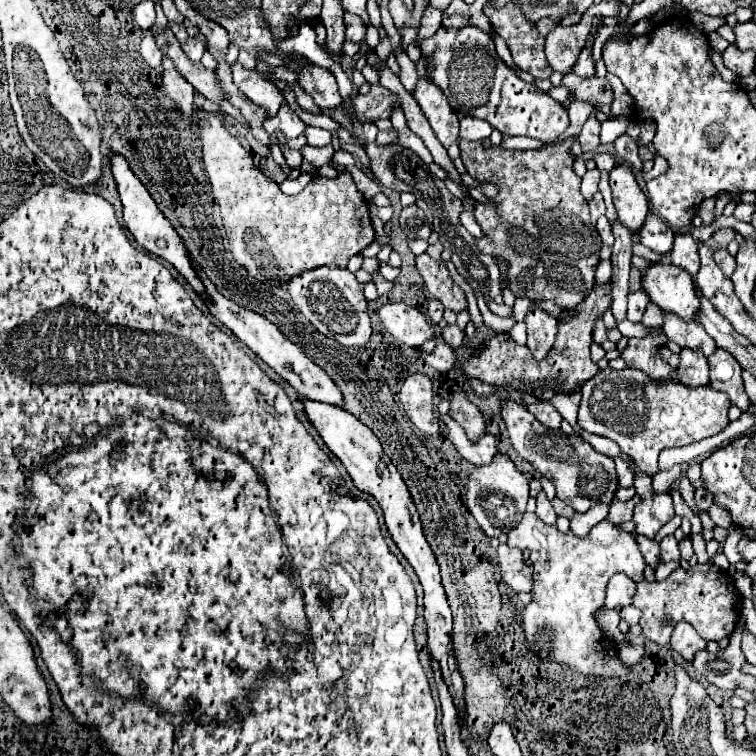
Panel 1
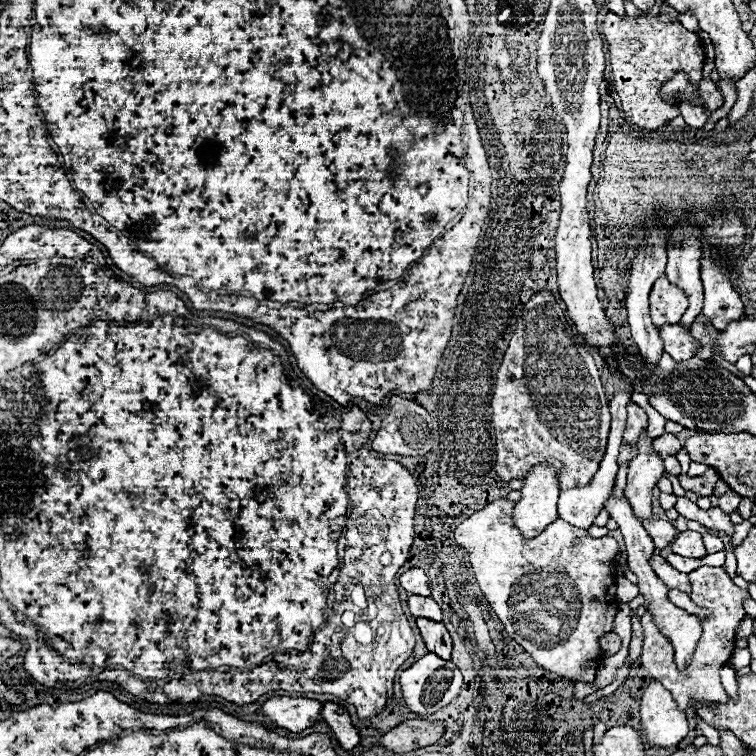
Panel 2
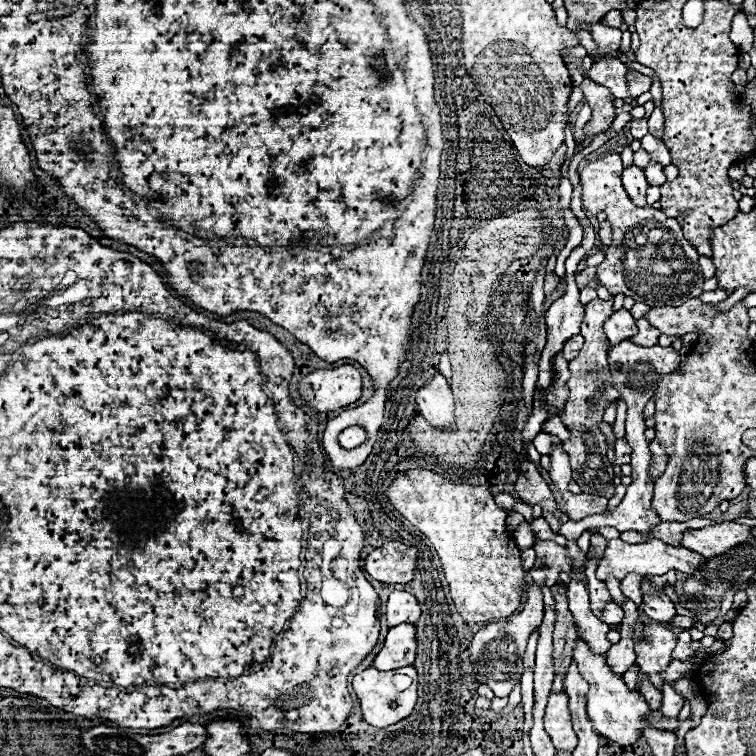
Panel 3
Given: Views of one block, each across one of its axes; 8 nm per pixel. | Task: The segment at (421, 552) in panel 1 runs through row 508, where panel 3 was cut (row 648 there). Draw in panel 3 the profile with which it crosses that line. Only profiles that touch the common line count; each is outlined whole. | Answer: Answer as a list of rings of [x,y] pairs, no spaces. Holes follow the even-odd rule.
[[[398,624],[390,628],[380,654],[374,658],[374,668],[402,668],[416,660],[416,628],[414,624]]]

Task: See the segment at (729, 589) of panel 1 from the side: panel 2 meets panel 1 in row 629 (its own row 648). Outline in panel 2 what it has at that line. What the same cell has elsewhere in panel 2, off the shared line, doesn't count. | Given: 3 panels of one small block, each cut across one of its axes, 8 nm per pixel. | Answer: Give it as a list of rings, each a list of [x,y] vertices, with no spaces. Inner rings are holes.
[[[700,566],[696,570],[692,570],[690,574],[690,584],[692,590],[688,592],[690,600],[708,610],[708,616],[700,620],[702,624],[702,638],[692,654],[690,664],[680,670],[674,664],[674,648],[670,644],[670,640],[658,630],[658,626],[652,620],[650,612],[644,612],[640,622],[642,622],[642,630],[644,630],[644,642],[642,642],[642,656],[640,656],[640,666],[646,668],[646,672],[652,676],[652,680],[660,682],[666,690],[672,692],[676,706],[680,708],[680,712],[688,712],[690,708],[694,708],[694,704],[708,704],[708,702],[728,702],[728,694],[724,692],[722,684],[720,684],[720,668],[726,666],[726,662],[730,660],[732,652],[734,652],[734,644],[736,644],[736,628],[742,622],[742,618],[746,616],[744,612],[744,600],[750,598],[748,590],[738,588],[724,570],[720,568],[712,568],[712,566]]]

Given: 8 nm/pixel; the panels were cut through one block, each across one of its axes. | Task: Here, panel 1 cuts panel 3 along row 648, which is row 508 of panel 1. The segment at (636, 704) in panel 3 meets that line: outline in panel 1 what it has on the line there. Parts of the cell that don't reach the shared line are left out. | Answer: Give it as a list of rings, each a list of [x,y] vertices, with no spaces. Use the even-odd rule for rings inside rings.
[[[504,402],[502,418],[506,422],[508,436],[512,440],[514,450],[530,462],[536,470],[540,470],[556,488],[556,496],[570,504],[576,512],[586,512],[598,502],[610,504],[618,490],[618,476],[614,468],[614,460],[596,452],[586,440],[578,434],[564,434],[562,430],[550,430],[542,426],[522,404]]]

